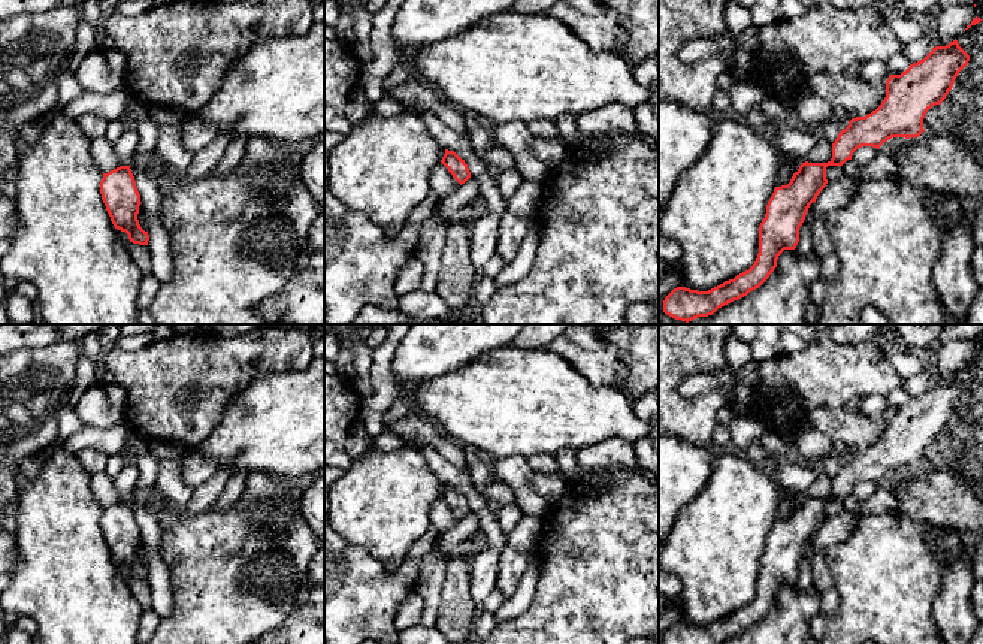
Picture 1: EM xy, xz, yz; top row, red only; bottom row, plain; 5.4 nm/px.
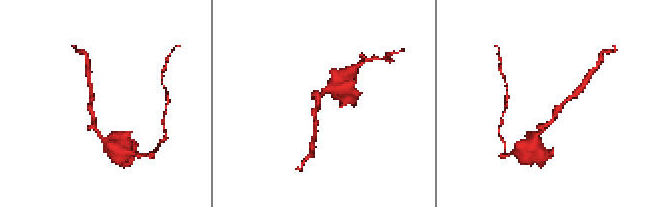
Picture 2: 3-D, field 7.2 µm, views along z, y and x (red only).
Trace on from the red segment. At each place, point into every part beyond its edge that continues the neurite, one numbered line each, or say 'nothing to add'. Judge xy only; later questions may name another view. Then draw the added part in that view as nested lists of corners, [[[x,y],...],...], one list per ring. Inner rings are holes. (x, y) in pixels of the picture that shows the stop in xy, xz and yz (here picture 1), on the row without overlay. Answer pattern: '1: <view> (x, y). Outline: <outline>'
nothing to add

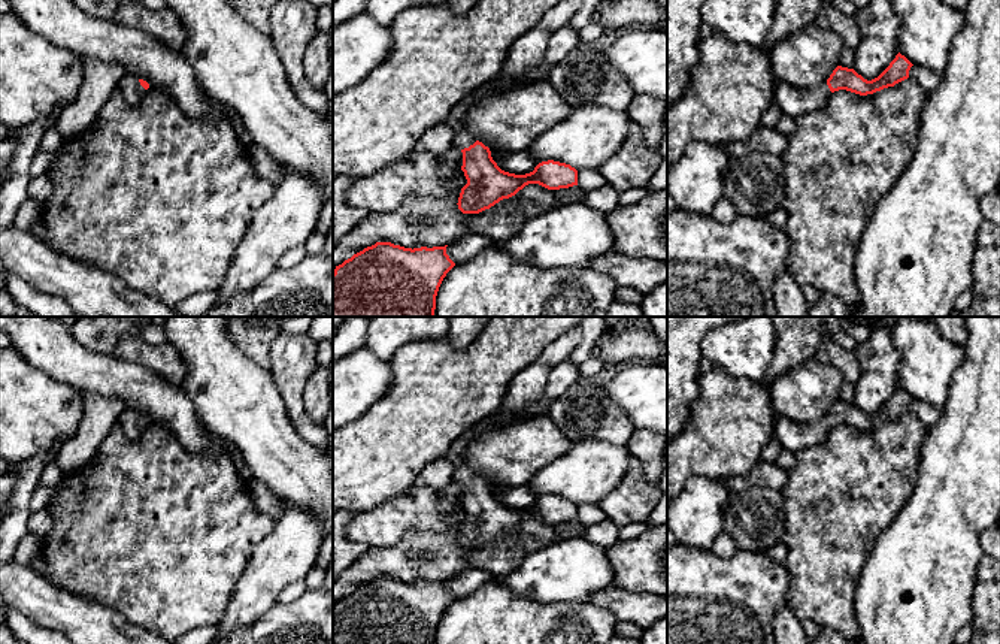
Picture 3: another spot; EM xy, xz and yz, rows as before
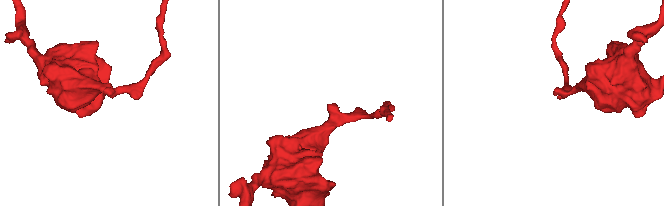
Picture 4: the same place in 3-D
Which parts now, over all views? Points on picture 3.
1: xz (564, 374). Outline: [[[566,359],[551,371],[543,397],[540,400],[530,405],[521,414],[500,411],[496,415],[476,423],[470,430],[455,439],[445,456],[445,459],[454,468],[454,480],[460,484],[464,484],[476,477],[476,474],[464,462],[464,450],[478,433],[490,427],[499,427],[512,421],[545,415],[551,403],[560,397],[578,378],[578,366]]]

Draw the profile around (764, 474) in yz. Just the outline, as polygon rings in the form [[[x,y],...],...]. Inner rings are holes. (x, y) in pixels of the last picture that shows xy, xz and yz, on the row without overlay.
[[[760,460],[748,475],[733,475],[724,480],[724,484],[730,493],[739,493],[754,487],[781,490],[787,478],[788,475],[784,468],[775,462]]]

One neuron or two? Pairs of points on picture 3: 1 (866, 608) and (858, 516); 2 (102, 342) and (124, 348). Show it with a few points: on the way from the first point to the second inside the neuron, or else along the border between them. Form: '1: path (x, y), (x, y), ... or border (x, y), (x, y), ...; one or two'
1: border (879, 534), (857, 581), (854, 599); two
2: border (139, 336), (124, 336), (109, 353); two

